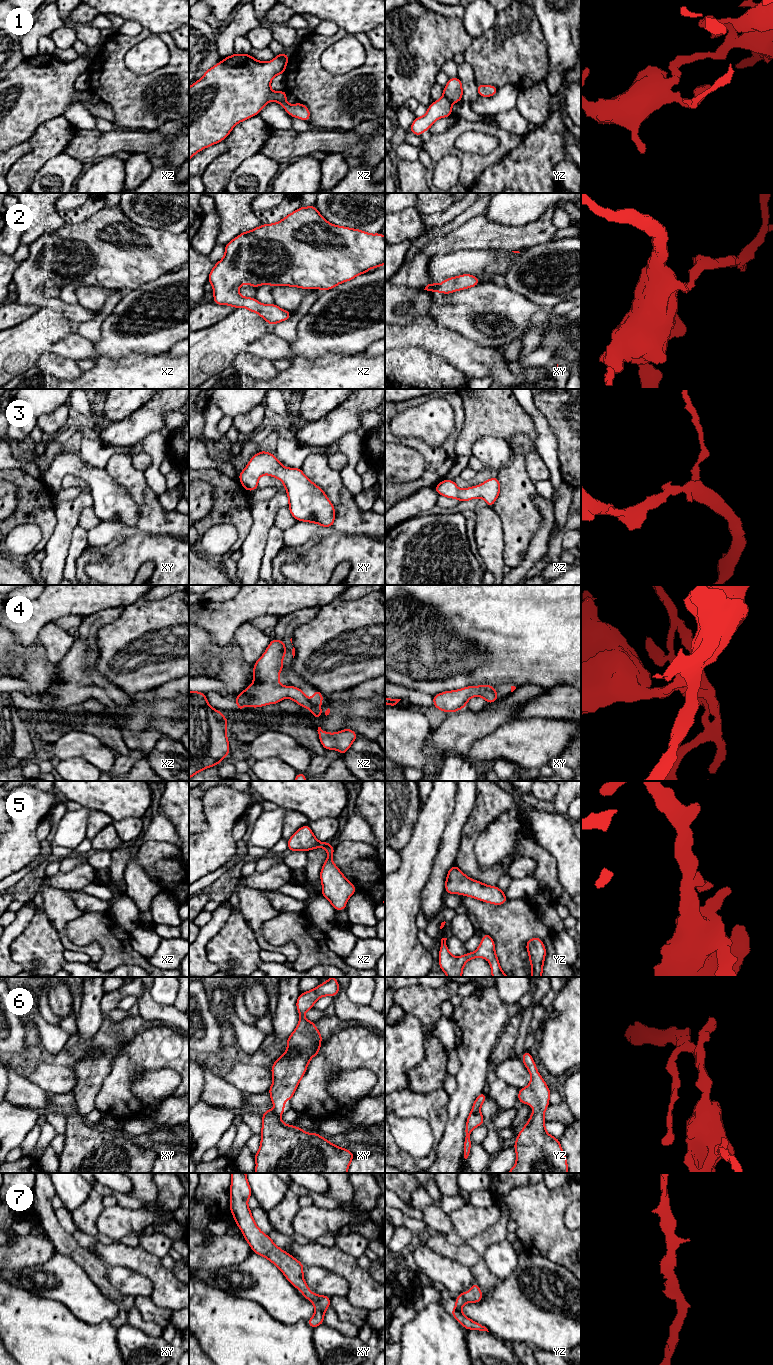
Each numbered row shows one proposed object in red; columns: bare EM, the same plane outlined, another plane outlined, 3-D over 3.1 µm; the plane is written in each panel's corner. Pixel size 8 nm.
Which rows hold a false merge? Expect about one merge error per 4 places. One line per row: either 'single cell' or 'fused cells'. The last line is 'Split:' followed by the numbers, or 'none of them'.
1: fused cells
2: single cell
3: single cell
4: single cell
5: single cell
6: single cell
7: single cell
Split: 1

